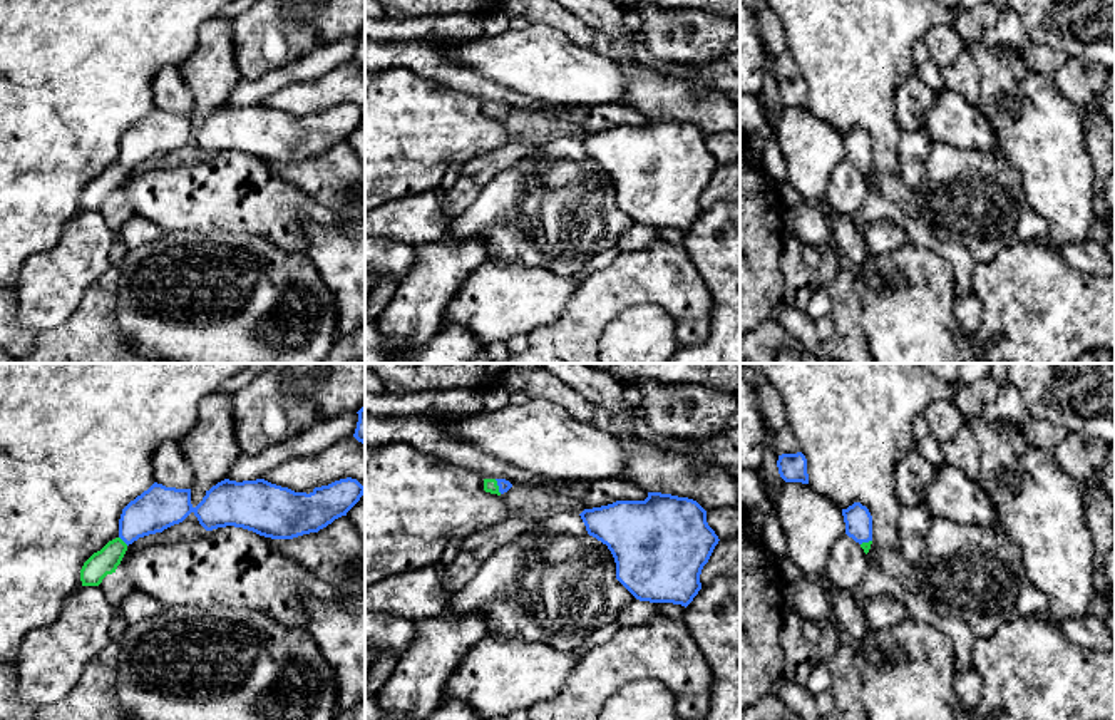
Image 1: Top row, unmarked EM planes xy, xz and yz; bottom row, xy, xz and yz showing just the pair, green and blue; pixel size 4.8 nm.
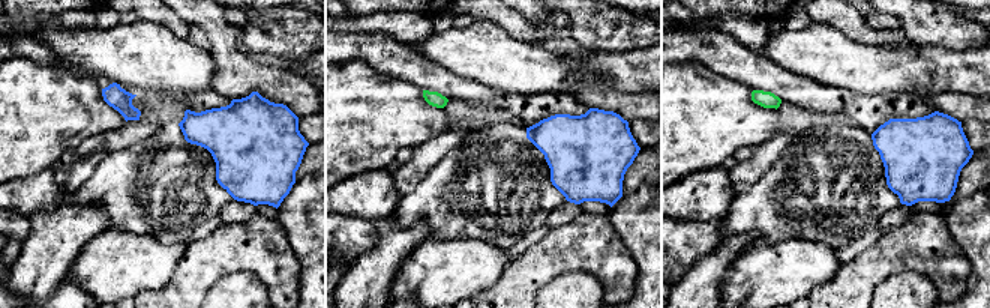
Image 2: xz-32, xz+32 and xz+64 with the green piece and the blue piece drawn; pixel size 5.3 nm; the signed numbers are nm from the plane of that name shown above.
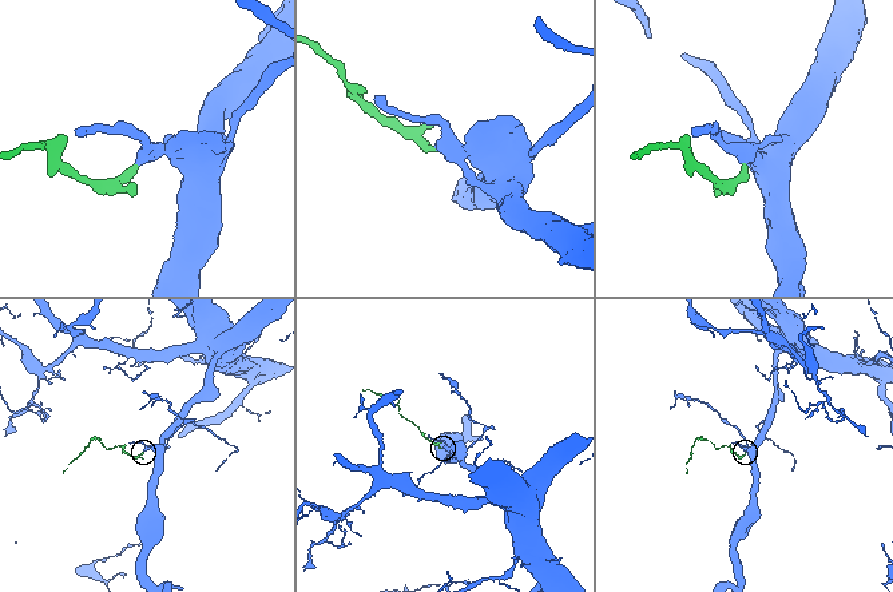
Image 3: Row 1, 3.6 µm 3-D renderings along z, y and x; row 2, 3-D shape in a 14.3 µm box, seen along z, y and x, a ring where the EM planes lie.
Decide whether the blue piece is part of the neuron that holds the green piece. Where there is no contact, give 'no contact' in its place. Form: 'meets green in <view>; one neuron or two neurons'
meets green in xy; one neuron

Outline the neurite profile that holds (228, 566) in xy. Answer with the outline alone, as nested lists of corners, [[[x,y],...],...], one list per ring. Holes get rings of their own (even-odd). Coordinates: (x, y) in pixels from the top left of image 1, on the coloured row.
[[[234,526],[196,541],[129,551],[116,573],[166,606],[253,608],[285,626],[306,626],[308,594],[340,599],[333,584],[310,574],[268,537]]]

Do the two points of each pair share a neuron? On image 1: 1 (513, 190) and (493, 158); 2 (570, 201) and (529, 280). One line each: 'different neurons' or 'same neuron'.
1: different neurons
2: different neurons

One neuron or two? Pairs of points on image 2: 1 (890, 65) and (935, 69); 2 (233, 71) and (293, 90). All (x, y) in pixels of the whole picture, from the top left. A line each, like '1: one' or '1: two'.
1: one
2: one

